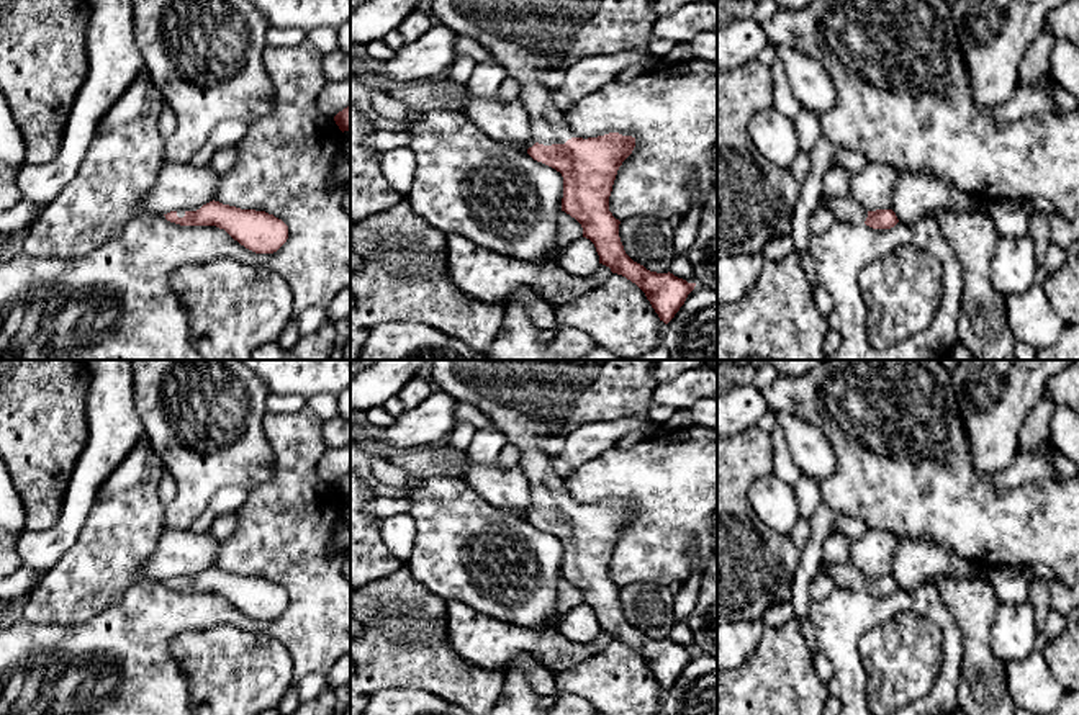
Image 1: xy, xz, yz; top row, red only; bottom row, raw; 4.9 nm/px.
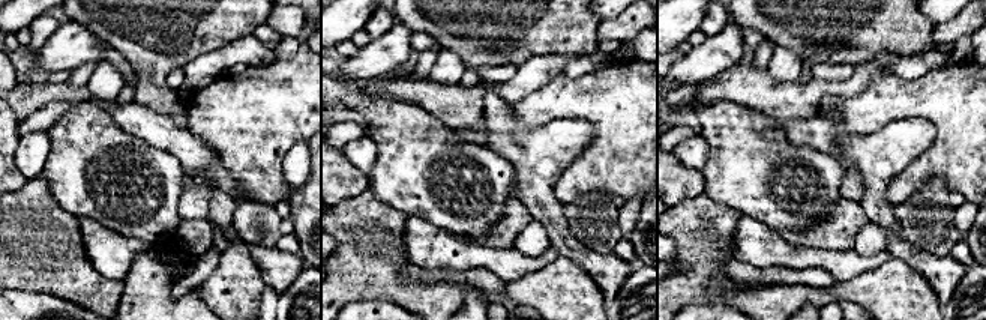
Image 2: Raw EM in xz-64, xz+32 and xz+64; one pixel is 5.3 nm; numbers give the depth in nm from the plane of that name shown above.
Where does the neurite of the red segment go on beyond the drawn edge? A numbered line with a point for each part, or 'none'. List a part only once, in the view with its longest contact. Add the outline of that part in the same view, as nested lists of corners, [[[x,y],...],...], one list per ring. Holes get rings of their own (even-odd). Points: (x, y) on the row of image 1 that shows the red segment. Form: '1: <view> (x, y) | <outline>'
1: xz (528, 38) | [[[432,0],[432,11],[434,21],[473,38],[519,82],[534,141],[544,146],[565,144],[573,134],[537,77],[552,69],[568,70],[588,56],[648,51],[658,20],[653,0]]]

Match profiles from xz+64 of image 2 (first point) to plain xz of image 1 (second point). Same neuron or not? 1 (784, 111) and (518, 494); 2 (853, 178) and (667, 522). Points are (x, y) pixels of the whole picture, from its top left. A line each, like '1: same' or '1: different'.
1: same
2: same

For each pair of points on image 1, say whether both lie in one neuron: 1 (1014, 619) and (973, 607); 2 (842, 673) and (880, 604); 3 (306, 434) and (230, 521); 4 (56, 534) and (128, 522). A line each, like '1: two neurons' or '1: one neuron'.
1: two neurons
2: one neuron
3: two neurons
4: two neurons

